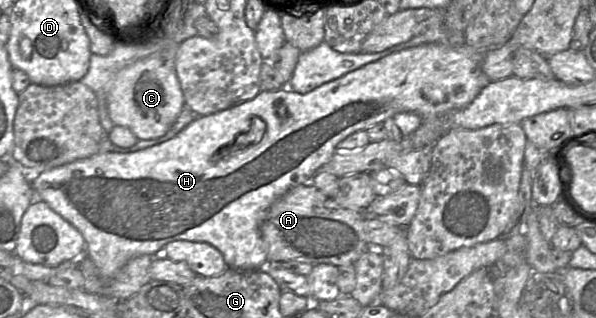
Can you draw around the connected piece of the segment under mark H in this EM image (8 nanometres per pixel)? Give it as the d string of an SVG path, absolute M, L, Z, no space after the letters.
M436 43L422 44L392 53L376 62L364 65L337 79L324 83L308 93L297 93L288 87L260 91L251 100L238 103L210 115L197 116L176 136L163 143L129 153L110 151L95 154L43 171L35 175L30 184L35 193L35 198L45 201L82 234L86 243L86 255L93 261L100 276L105 281L112 280L131 258L139 255L154 255L167 243L177 240L211 244L222 253L225 263L232 270L257 270L266 266L267 260L267 246L261 236L260 226L269 208L278 198L293 187L310 182L314 175L336 153L338 143L357 131L367 130L371 126L383 123L387 118L392 118L395 114L401 112L416 113L422 118L422 121L426 121L468 106L481 90L491 82L481 69L486 52L488 51L477 50L465 44L462 46L446 46Z

